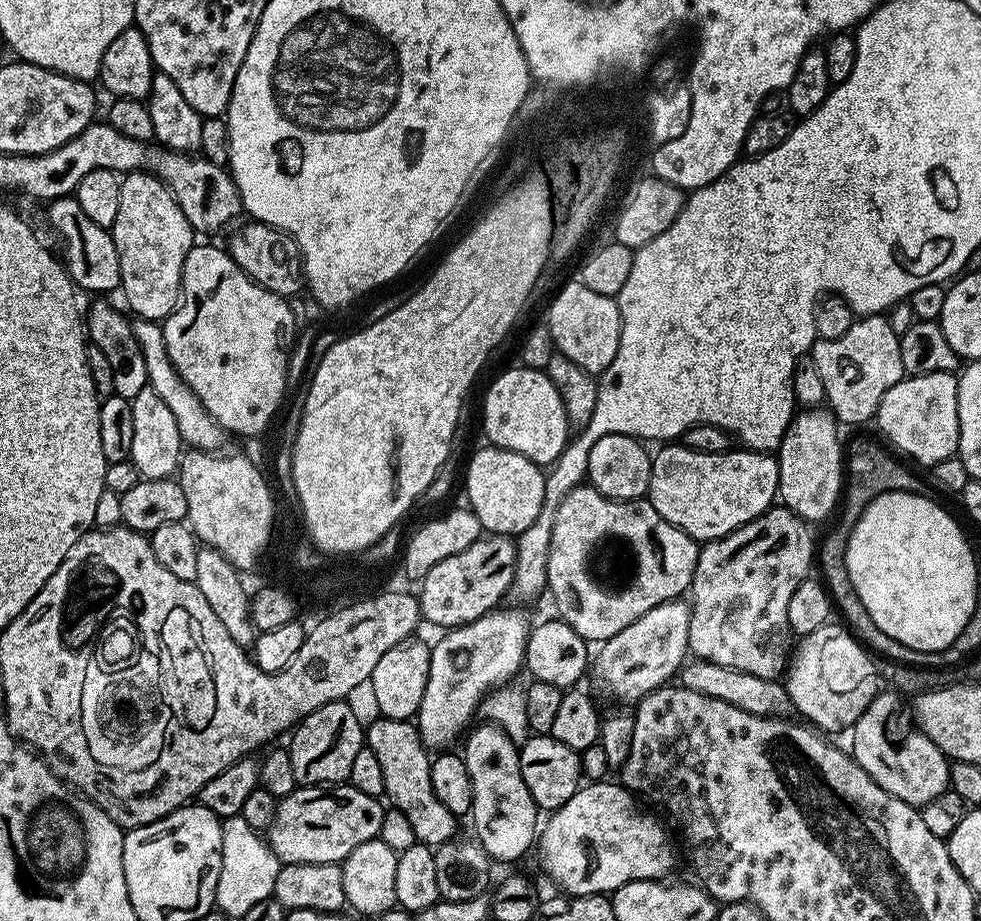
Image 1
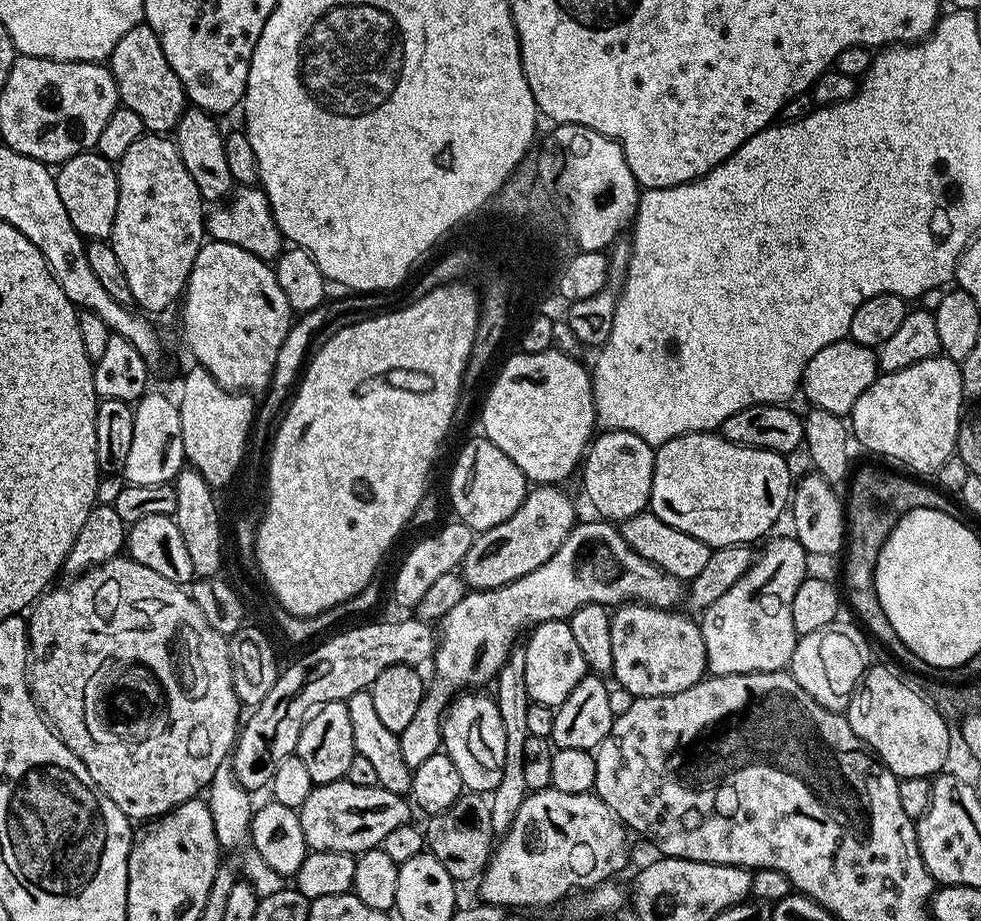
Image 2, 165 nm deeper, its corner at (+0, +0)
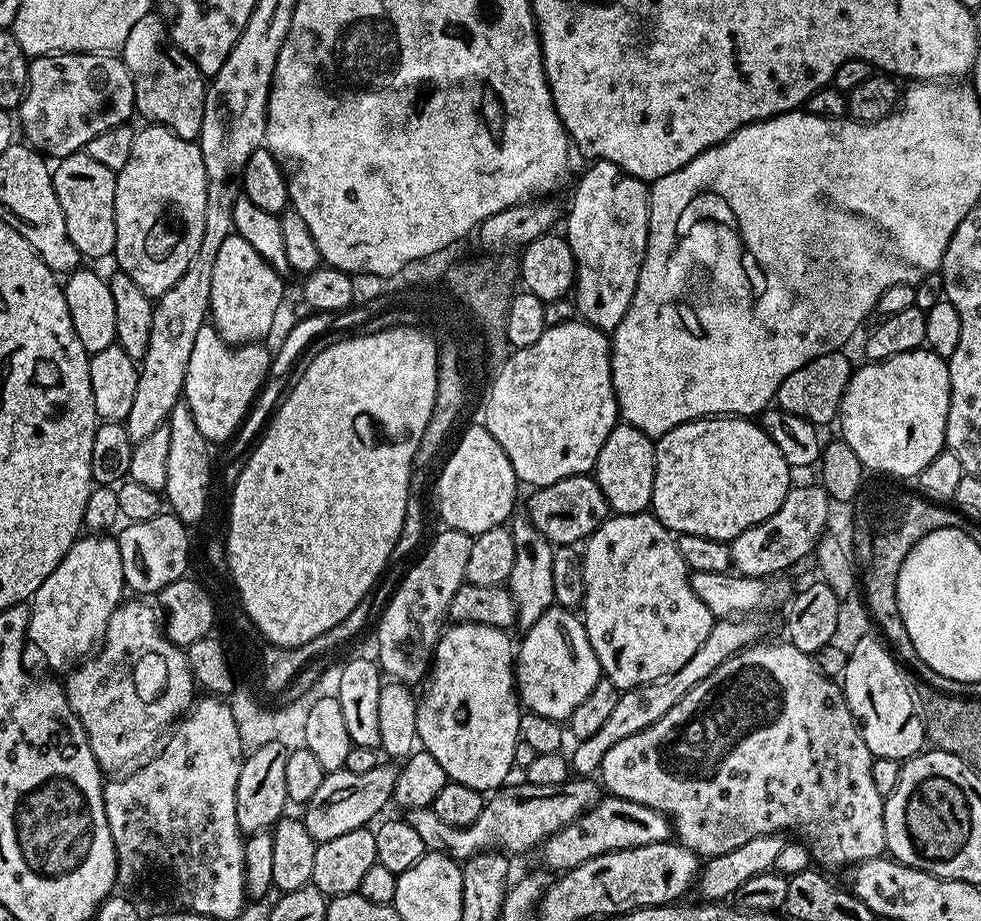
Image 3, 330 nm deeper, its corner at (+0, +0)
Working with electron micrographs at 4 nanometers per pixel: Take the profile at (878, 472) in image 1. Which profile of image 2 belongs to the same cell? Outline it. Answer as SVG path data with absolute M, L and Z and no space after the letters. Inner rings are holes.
M864 468L853 475L850 480L852 489L846 496L846 555L844 560L844 584L846 604L852 610L853 617L864 623L864 628L880 644L885 644L898 659L909 659L908 647L894 634L894 626L890 626L890 618L882 610L882 602L878 602L878 590L874 586L874 570L876 559L892 532L893 526L910 510L929 508L952 512L954 506L943 491L935 487L927 488L919 484L911 475L895 476L892 472L883 472L880 468Z

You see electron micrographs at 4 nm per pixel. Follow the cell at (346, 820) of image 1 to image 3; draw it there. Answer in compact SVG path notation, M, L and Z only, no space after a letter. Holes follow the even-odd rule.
M569 778L564 784L560 785L532 785L527 782L521 782L517 788L508 788L504 786L495 794L487 797L482 814L478 814L476 821L470 826L459 828L450 826L443 818L438 818L430 808L414 808L407 813L406 819L414 830L418 830L418 835L422 837L425 849L429 852L441 852L443 856L448 856L451 860L463 862L469 860L477 852L485 850L499 850L505 854L512 852L528 852L532 847L543 845L545 839L554 835L558 830L562 830L570 822L574 822L579 816L583 816L595 806L602 798L602 788L595 779L592 778Z

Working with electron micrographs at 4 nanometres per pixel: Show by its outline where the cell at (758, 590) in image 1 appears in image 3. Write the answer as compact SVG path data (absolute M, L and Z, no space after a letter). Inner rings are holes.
M717 619L712 625L706 642L702 642L698 654L694 654L694 658L690 658L690 662L686 662L686 666L682 666L682 670L669 676L660 676L649 684L623 689L618 702L614 702L614 710L610 714L610 718L606 718L606 723L598 729L598 734L590 734L590 738L581 740L575 745L577 748L573 750L572 754L570 753L571 771L580 778L591 777L599 769L602 758L606 754L606 750L610 750L610 746L622 742L622 738L630 738L630 734L638 734L642 730L646 730L646 726L658 722L658 718L662 718L666 714L666 710L678 706L680 699L690 690L694 690L694 686L698 682L702 682L702 678L710 678L710 674L714 674L714 670L718 666L722 666L722 662L726 662L726 658L757 643L761 636L760 624L756 620L759 619Z

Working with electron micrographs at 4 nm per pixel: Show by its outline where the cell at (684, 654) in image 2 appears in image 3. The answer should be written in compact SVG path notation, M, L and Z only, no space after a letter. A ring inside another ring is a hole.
M645 510L634 514L626 514L625 516L609 515L608 519L599 524L593 530L592 535L583 541L581 568L582 578L585 579L582 619L586 630L586 638L590 638L590 646L600 663L603 679L609 680L617 690L649 684L660 676L669 676L678 670L682 670L682 666L686 666L686 662L690 662L690 658L694 658L694 654L698 654L702 642L706 642L714 623L714 617L710 614L710 610L706 610L706 605L698 599L698 594L694 594L690 569L687 562L682 558L677 537L651 511Z

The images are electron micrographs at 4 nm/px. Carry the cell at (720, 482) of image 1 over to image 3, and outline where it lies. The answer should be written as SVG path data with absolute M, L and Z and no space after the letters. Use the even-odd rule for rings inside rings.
M752 418L691 420L655 441L656 473L651 511L673 533L731 542L742 530L770 518L789 488L790 465Z

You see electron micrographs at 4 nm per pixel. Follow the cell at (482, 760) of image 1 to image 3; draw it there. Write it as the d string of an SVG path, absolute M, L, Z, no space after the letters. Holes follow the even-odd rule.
M478 623L449 625L437 641L430 670L430 684L417 701L419 743L433 755L455 784L487 793L499 789L515 767L514 750L520 743L522 706L515 687L514 644L500 628Z

